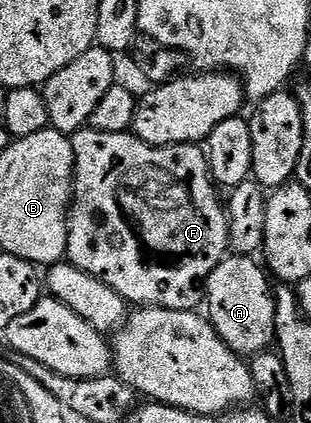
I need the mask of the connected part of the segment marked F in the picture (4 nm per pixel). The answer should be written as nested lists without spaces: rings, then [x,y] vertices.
[[[83,127],[70,137],[75,151],[73,201],[69,209],[69,229],[67,231],[67,249],[65,256],[69,264],[80,267],[80,271],[88,271],[88,275],[96,275],[112,291],[116,291],[127,303],[134,307],[151,309],[171,309],[172,311],[194,311],[207,300],[206,281],[212,271],[227,256],[230,249],[230,222],[227,210],[218,202],[219,190],[210,176],[210,162],[201,144],[197,145],[165,145],[156,147],[144,143],[133,132],[109,133]]]

